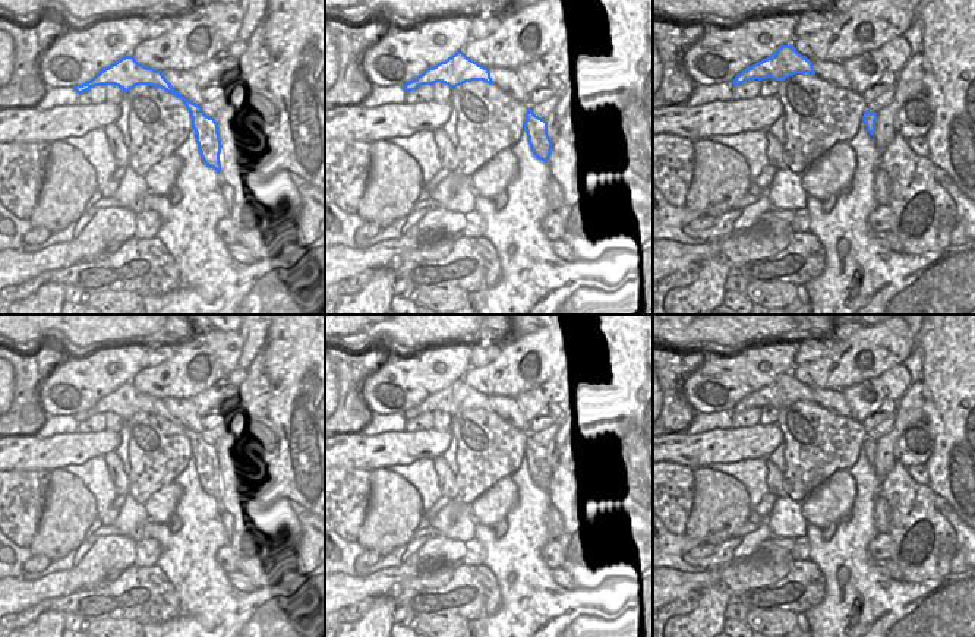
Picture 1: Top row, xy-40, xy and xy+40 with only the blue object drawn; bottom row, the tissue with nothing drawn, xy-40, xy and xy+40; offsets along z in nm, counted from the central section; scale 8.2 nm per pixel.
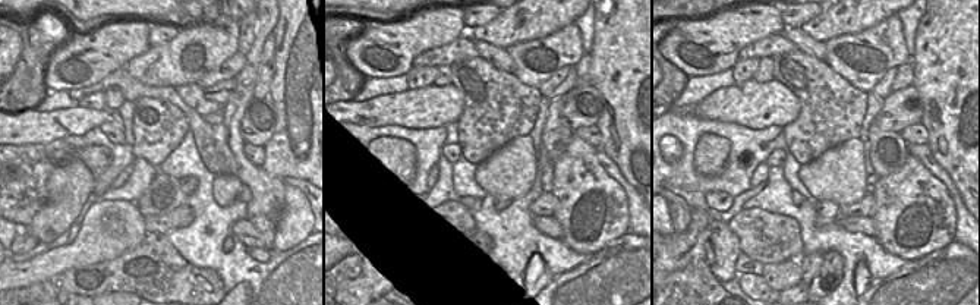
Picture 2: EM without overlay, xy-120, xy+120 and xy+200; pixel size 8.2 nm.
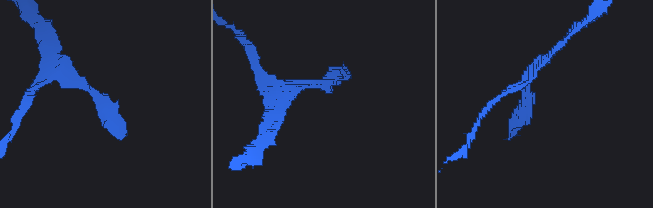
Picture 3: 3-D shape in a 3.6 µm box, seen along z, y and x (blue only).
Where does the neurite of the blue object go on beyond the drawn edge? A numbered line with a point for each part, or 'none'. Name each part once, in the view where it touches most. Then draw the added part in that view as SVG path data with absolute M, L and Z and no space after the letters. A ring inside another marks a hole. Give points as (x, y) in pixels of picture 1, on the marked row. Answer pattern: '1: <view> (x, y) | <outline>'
none

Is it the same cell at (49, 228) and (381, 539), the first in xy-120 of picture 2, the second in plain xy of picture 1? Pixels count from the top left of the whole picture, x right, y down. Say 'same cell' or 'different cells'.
same cell

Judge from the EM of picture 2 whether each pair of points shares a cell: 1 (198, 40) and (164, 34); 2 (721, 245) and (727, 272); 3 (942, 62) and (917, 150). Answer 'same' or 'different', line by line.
1: different
2: same
3: different

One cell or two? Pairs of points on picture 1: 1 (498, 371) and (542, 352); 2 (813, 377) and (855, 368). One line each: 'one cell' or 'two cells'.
1: one cell
2: one cell

